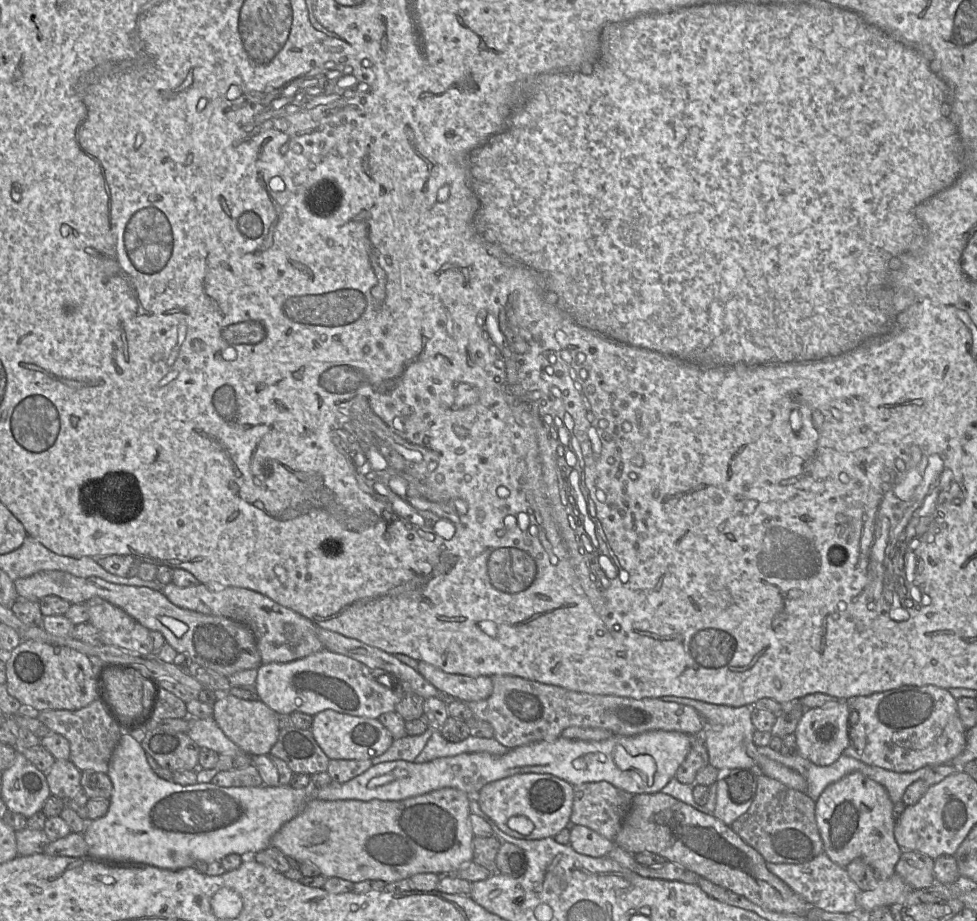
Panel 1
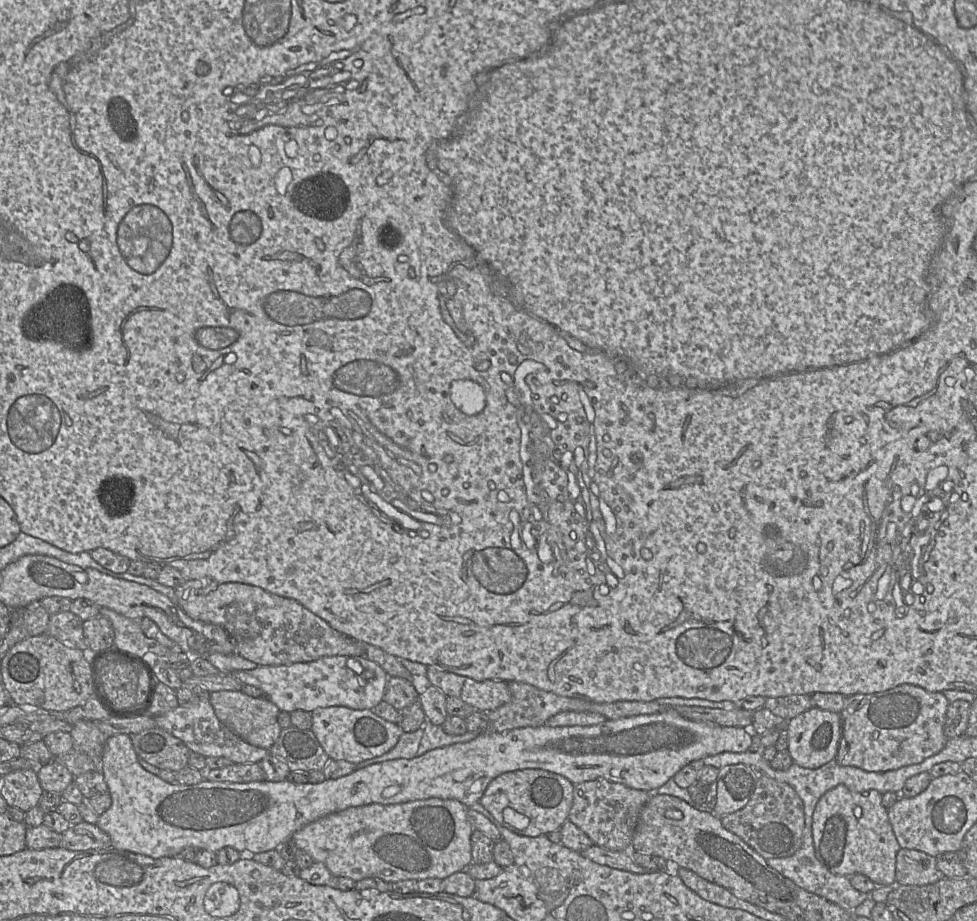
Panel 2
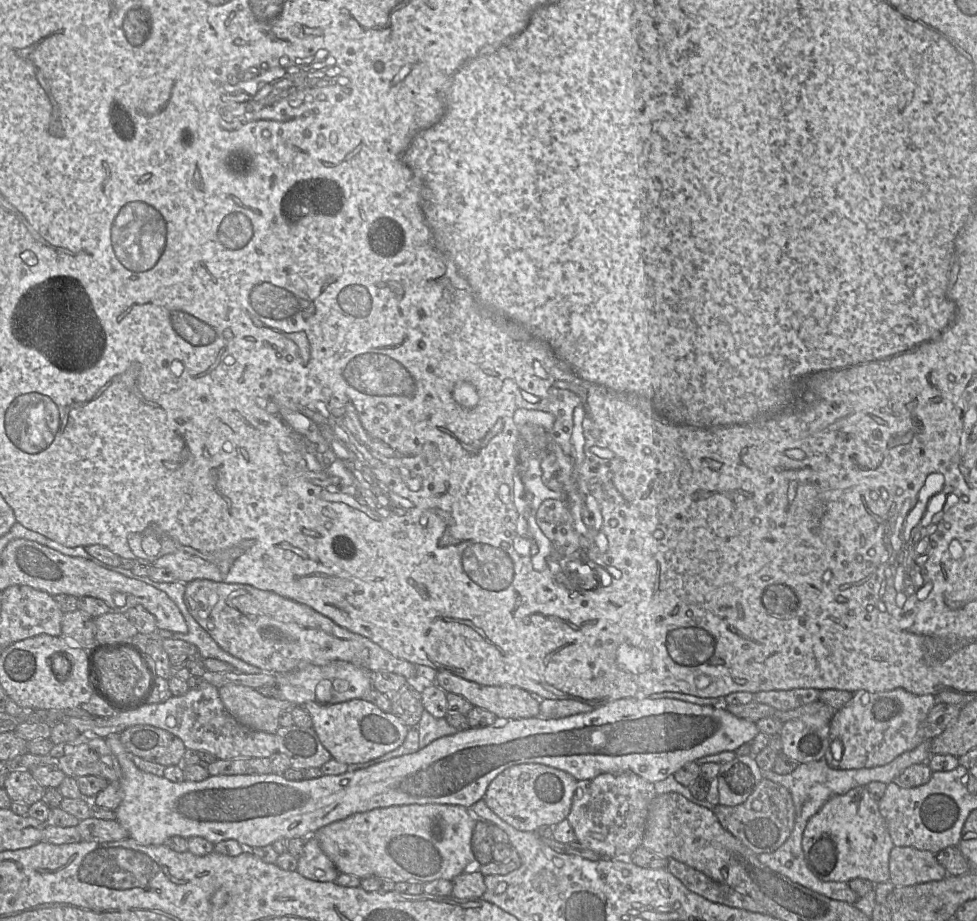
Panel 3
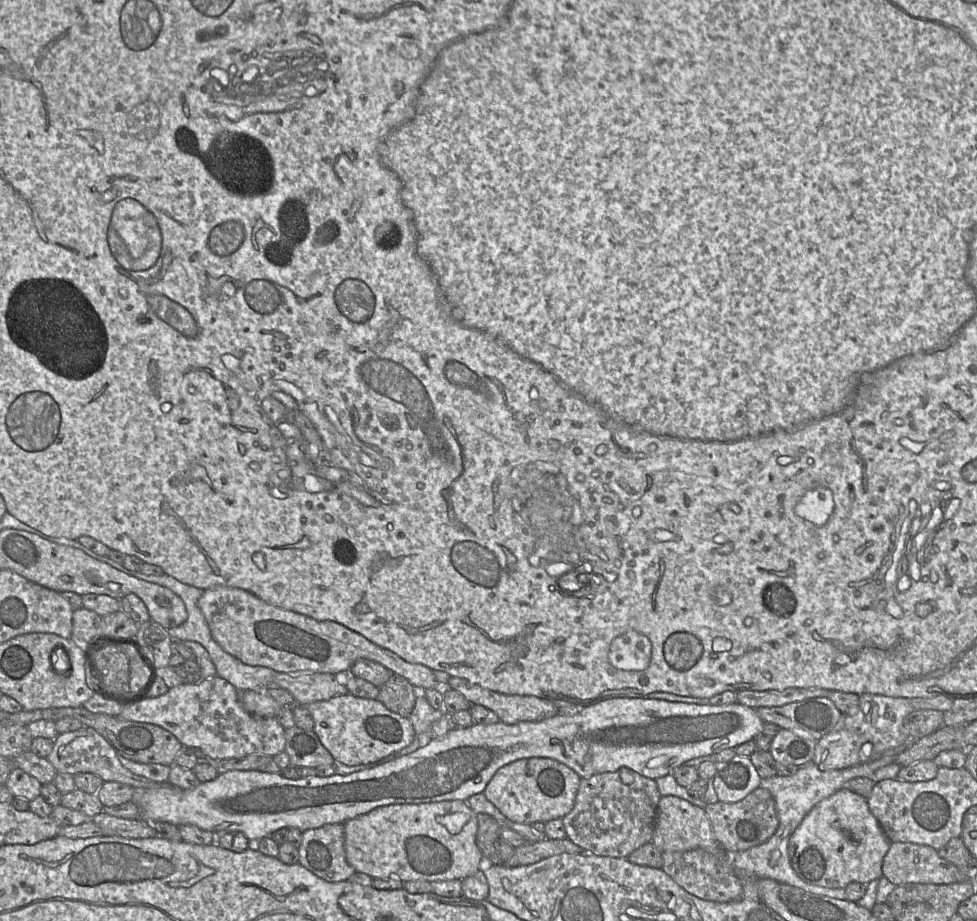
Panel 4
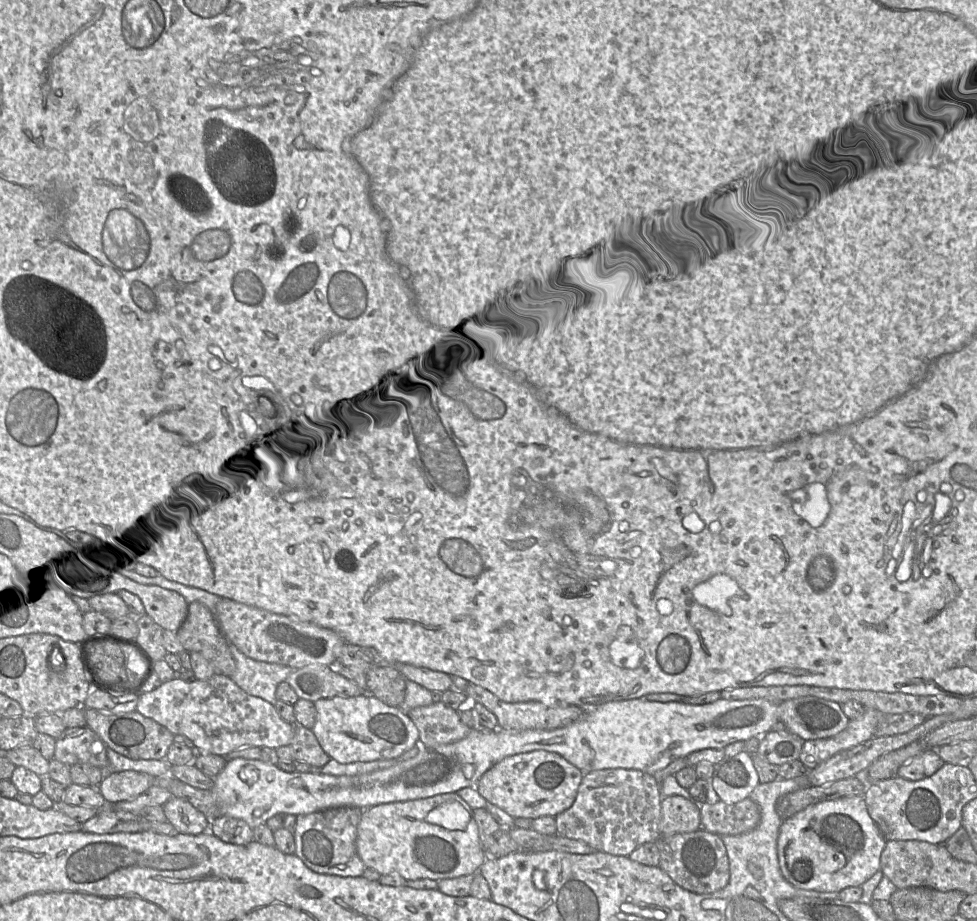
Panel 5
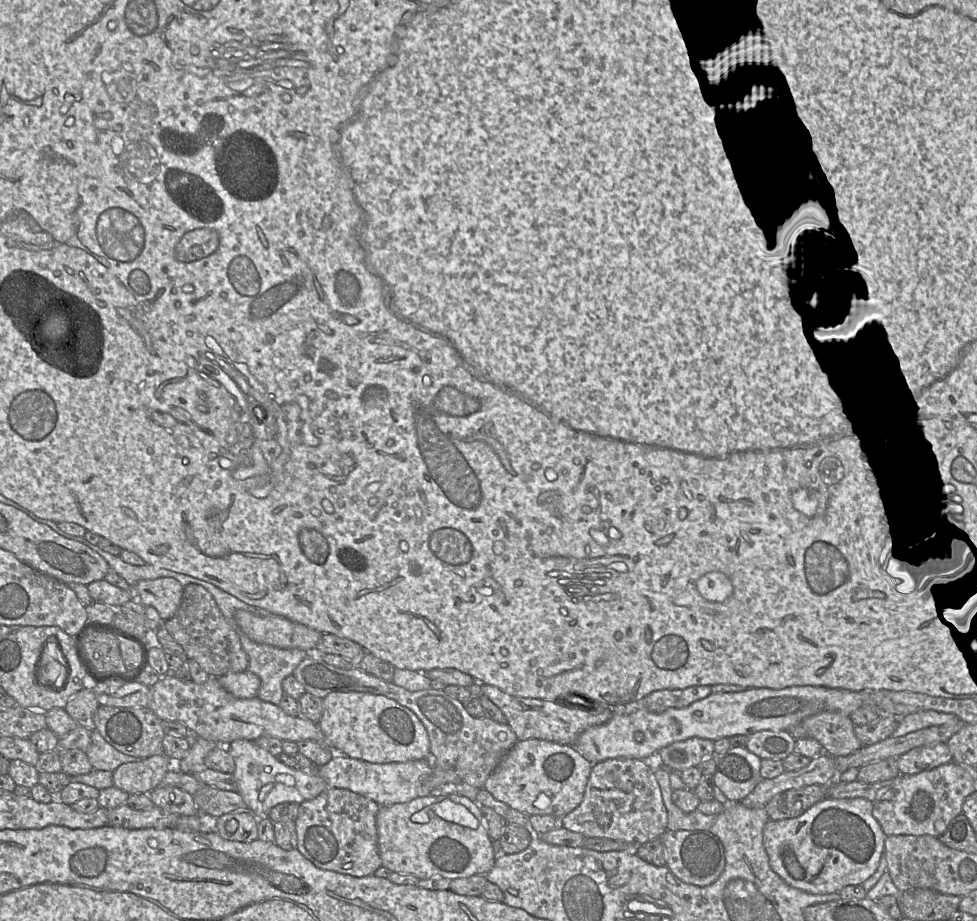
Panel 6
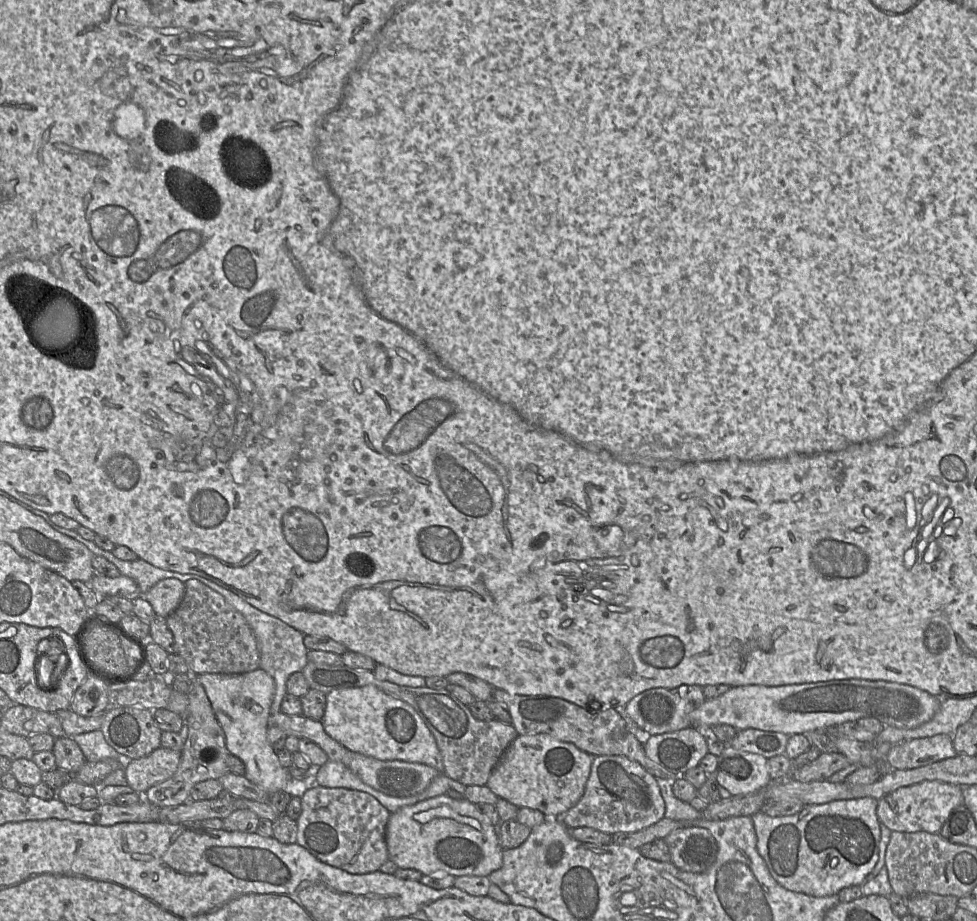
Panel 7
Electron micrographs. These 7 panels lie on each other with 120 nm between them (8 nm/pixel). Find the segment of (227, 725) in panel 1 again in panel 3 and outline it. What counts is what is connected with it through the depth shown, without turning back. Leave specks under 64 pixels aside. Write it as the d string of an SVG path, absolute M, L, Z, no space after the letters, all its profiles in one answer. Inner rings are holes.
M229 684L219 689L221 701L228 713L240 724L270 734L276 734L279 717L292 712L298 705L283 699L265 697L257 689Z

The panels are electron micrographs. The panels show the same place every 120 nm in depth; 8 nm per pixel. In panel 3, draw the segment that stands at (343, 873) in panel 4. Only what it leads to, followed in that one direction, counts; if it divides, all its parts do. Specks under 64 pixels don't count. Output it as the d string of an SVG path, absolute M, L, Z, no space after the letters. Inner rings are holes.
M314 835L306 837L303 854L298 860L296 871L302 876L321 882L334 882L339 871L323 852Z

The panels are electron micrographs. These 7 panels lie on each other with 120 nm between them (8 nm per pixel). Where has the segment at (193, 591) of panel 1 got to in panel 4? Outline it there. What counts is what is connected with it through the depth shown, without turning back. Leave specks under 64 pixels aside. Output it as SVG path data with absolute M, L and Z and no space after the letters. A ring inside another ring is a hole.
M216 585L212 586L206 590L204 590L202 596L198 600L198 606L200 610L202 611L206 622L208 623L208 626L210 628L211 634L215 641L229 654L233 655L234 657L238 658L240 661L247 665L251 666L264 666L271 668L277 672L282 673L290 673L290 672L319 672L319 673L330 673L330 674L338 674L338 673L346 673L348 674L348 670L352 667L352 665L359 659L368 659L377 663L382 664L385 666L392 674L396 674L399 676L404 677L407 679L416 689L418 690L427 690L427 689L437 689L438 691L446 691L444 689L441 689L441 685L438 684L438 681L435 678L434 671L430 669L429 667L423 665L423 664L417 664L417 663L410 663L402 659L400 656L398 656L396 653L392 652L391 650L388 650L386 648L383 648L374 642L367 639L362 634L349 629L345 625L335 622L335 621L329 621L329 620L316 620L310 616L301 614L299 612L295 612L292 610L287 610L278 606L275 606L273 604L270 604L257 596L256 594L252 593L249 590L238 588L238 587L230 587L230 586L223 586L223 585Z

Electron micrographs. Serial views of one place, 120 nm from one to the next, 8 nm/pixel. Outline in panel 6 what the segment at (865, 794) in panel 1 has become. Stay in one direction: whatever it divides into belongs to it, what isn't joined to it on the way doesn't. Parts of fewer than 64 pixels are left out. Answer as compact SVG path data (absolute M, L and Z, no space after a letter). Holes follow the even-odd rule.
M825 798L811 806L804 813L797 817L783 820L770 819L763 828L763 843L768 854L772 870L790 886L811 894L839 893L846 886L861 885L877 870L880 864L880 859L884 854L885 839L887 837L878 821L873 817L872 810L873 802L865 798Z

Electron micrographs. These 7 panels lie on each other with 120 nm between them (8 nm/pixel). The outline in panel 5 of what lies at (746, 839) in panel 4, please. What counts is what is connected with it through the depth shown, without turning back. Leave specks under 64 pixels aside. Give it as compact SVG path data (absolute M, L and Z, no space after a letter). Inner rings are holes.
M750 797L733 804L727 804L722 800L710 804L700 804L701 829L719 836L740 835L755 829L760 822L760 808Z

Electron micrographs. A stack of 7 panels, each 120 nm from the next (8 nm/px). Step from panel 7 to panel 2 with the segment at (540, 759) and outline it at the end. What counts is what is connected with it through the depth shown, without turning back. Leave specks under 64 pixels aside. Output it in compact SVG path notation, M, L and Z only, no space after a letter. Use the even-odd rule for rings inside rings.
M516 770L492 780L479 803L510 831L536 837L559 830L568 820L573 804L573 786L567 778L546 770Z

